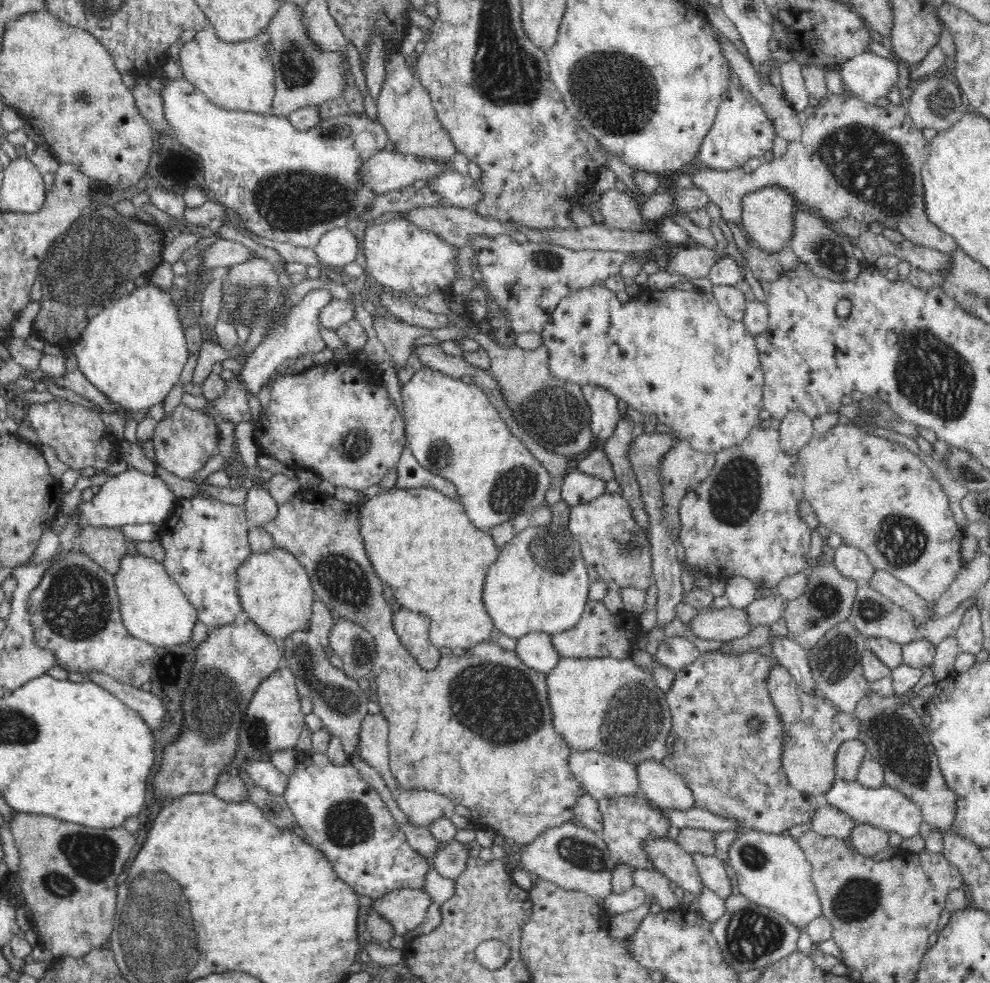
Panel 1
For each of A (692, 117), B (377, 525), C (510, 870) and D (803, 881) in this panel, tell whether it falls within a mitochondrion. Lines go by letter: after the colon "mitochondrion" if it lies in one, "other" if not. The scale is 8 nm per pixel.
A: other
B: other
C: other
D: other

